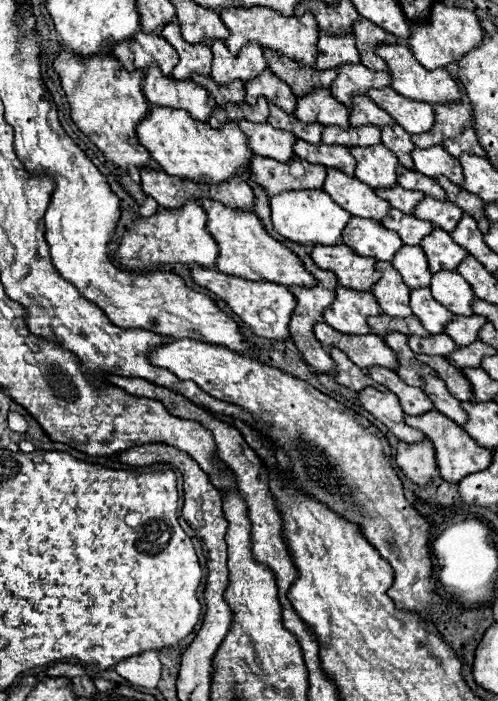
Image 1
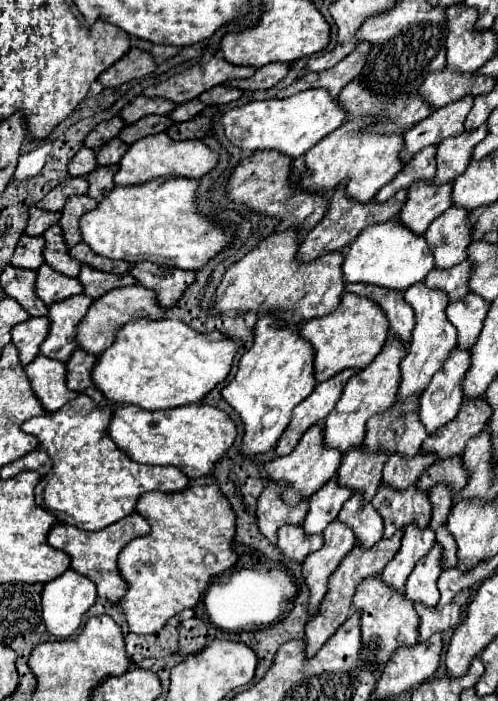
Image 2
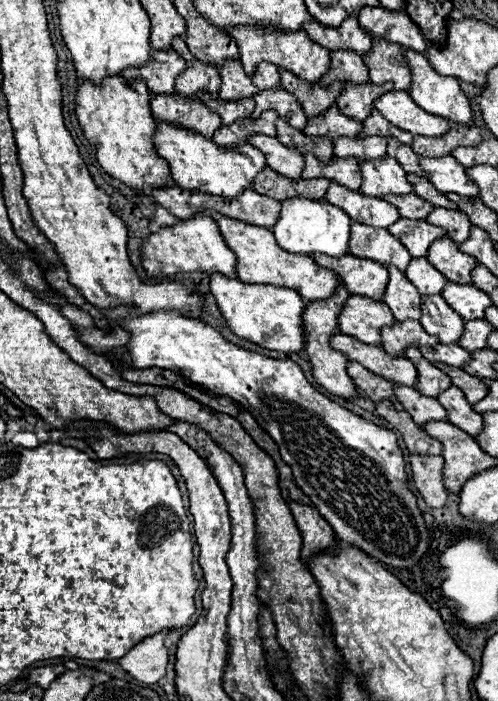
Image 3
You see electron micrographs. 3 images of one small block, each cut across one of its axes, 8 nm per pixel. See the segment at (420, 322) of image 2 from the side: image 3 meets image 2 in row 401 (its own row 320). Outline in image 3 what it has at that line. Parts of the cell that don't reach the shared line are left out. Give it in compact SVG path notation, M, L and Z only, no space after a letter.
M388 270L390 282L384 294L384 304L390 306L396 320L420 320L422 308L420 308L420 292L400 274L400 270Z

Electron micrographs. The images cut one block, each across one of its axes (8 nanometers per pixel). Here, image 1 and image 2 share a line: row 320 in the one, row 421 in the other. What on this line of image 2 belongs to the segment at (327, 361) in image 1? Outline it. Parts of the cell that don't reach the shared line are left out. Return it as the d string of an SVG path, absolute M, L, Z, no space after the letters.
M342 370L340 374L332 376L330 380L324 380L322 384L316 384L316 388L312 390L312 394L302 400L302 404L298 404L292 412L292 420L286 428L286 432L280 436L278 446L276 446L276 454L278 456L286 456L294 450L294 446L298 444L298 440L302 438L302 434L318 424L324 422L324 418L332 412L332 408L336 406L346 382L356 374L358 370Z

